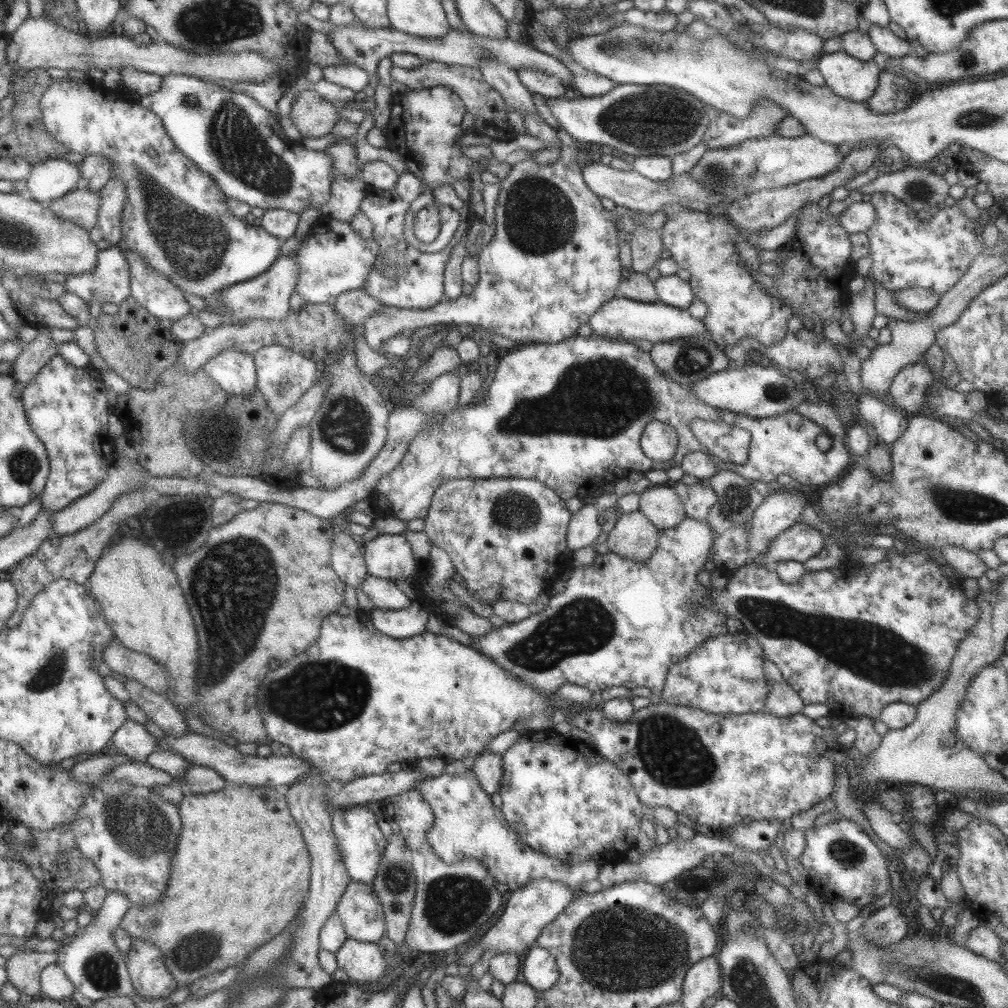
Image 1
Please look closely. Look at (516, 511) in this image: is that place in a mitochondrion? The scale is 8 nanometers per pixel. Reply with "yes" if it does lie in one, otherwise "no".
yes

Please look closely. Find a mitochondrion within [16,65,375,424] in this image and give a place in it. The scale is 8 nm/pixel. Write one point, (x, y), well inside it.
(194, 246)

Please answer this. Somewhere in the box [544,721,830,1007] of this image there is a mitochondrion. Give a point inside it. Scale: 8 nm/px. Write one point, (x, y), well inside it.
(609, 948)

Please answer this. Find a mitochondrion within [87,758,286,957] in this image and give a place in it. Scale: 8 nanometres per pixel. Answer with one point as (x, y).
(138, 827)

